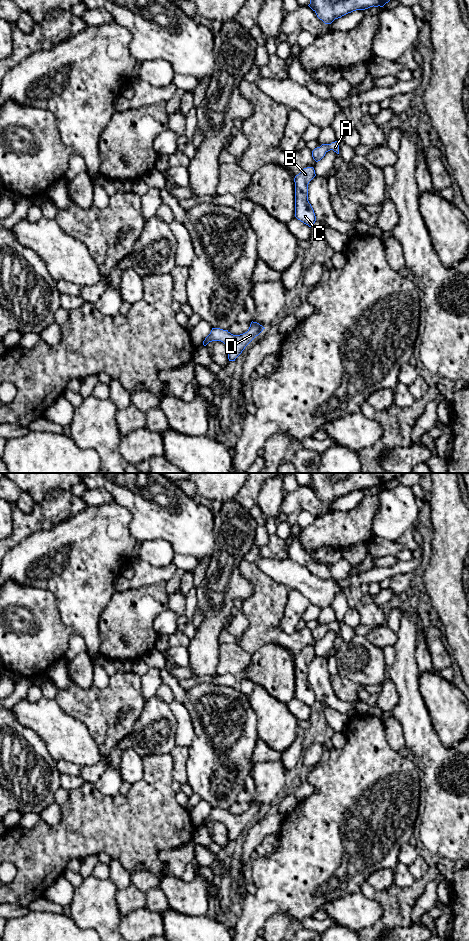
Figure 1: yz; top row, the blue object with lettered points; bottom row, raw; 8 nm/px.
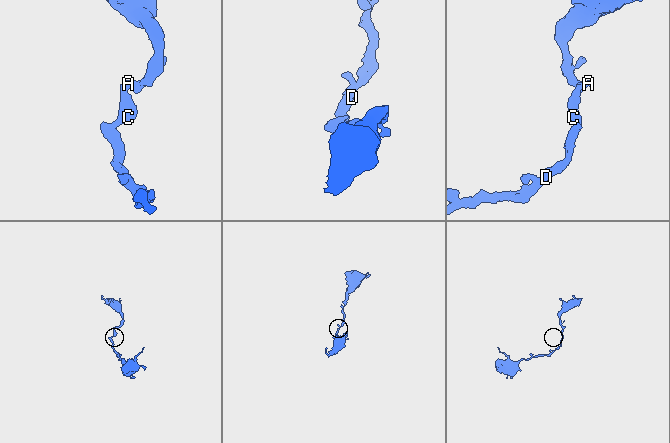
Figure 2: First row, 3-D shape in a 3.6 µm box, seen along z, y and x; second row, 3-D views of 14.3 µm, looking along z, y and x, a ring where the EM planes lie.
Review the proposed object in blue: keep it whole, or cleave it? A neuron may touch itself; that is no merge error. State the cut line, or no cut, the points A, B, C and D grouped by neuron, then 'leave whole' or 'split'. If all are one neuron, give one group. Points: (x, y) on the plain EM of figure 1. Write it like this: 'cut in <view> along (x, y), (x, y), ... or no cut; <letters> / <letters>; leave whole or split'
no cut; A B C D; leave whole

